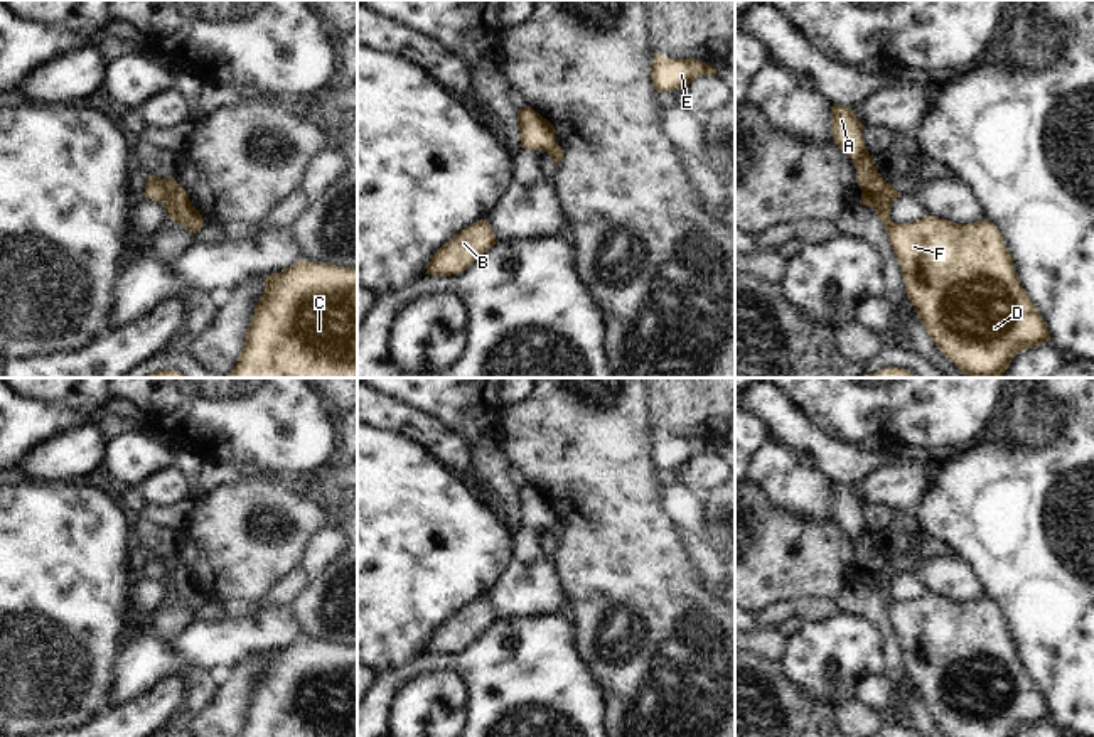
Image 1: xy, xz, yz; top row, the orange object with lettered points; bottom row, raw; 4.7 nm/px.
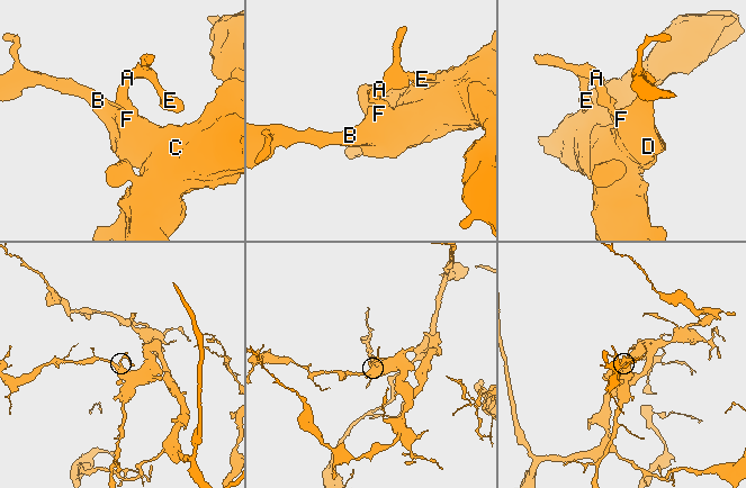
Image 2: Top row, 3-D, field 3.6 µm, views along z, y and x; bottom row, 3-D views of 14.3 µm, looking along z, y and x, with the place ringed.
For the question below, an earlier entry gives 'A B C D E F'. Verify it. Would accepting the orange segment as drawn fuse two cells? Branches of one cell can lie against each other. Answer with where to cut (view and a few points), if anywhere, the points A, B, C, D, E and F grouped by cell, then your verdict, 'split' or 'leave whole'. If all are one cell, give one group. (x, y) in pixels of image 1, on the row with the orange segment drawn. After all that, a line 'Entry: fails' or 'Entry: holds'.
yz (885, 181), (872, 206) | A E / B C D F | split
Entry: fails

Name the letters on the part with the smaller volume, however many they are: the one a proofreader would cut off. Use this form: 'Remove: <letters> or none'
Remove: A, E

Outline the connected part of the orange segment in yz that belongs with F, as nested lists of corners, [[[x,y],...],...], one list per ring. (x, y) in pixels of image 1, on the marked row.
[[[885,180],[873,209],[888,233],[888,241],[902,268],[909,300],[937,349],[957,369],[968,378],[1001,378],[1018,352],[1050,341],[1047,322],[1020,285],[1013,258],[1000,229],[991,221],[983,219],[969,224],[956,224],[936,216],[925,216],[907,224],[893,223],[890,219],[890,207],[898,196],[898,191]]]

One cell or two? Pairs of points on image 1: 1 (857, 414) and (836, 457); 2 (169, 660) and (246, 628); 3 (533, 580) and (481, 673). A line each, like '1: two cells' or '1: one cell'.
1: two cells
2: one cell
3: two cells

